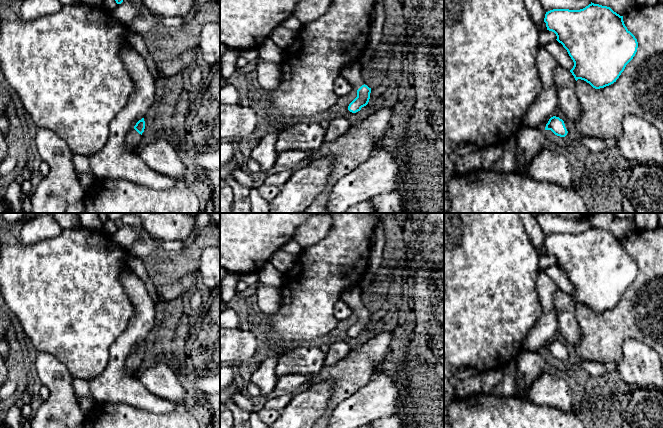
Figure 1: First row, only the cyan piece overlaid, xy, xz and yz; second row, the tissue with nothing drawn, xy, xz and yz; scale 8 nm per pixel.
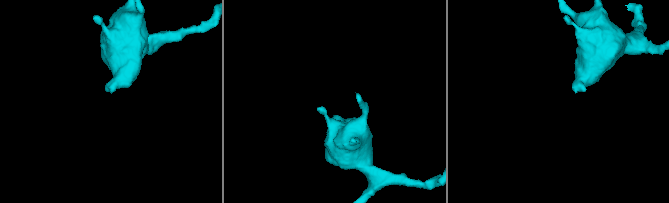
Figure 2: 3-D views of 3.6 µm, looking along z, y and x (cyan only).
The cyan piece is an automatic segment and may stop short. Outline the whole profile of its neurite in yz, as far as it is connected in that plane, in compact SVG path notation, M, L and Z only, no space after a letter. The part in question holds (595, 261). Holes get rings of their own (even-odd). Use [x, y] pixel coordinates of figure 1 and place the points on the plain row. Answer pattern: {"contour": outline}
{"contour": "M591 226L580 234L553 233L546 236L544 246L573 284L570 296L575 304L584 304L595 313L616 306L637 276L637 263L625 250L623 240L607 230Z"}

